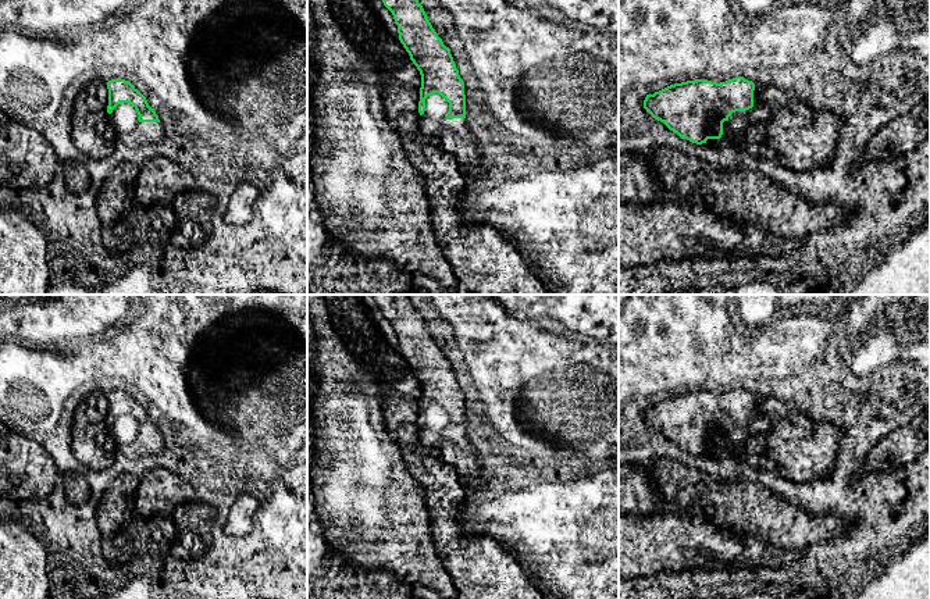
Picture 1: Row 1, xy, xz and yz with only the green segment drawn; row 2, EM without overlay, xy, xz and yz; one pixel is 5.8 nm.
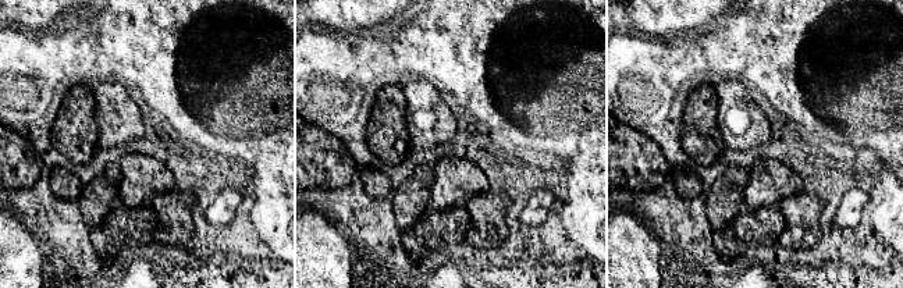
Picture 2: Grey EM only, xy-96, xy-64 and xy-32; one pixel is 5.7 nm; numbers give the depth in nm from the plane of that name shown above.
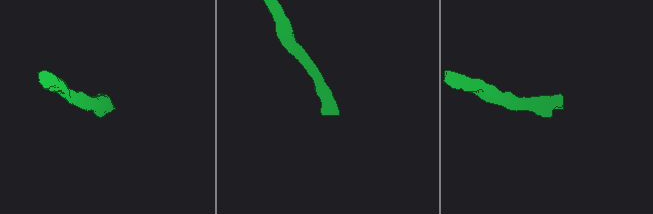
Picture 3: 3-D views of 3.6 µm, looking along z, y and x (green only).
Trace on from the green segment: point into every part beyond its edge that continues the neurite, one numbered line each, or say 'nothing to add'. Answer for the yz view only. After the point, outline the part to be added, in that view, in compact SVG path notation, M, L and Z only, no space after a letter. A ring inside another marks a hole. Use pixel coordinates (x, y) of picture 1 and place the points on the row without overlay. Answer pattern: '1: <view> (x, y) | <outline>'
1: yz (733, 441) | M756 396L753 402L753 418L747 422L733 424L727 432L723 434L723 446L720 450L715 450L717 456L737 456L737 452L742 449L745 441L751 435L760 435L769 431L769 420L760 411L756 404Z

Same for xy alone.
1: xy (131, 444) | M120 414L108 429L115 441L120 454L135 460L163 450L160 434L139 434L135 418L129 414Z

